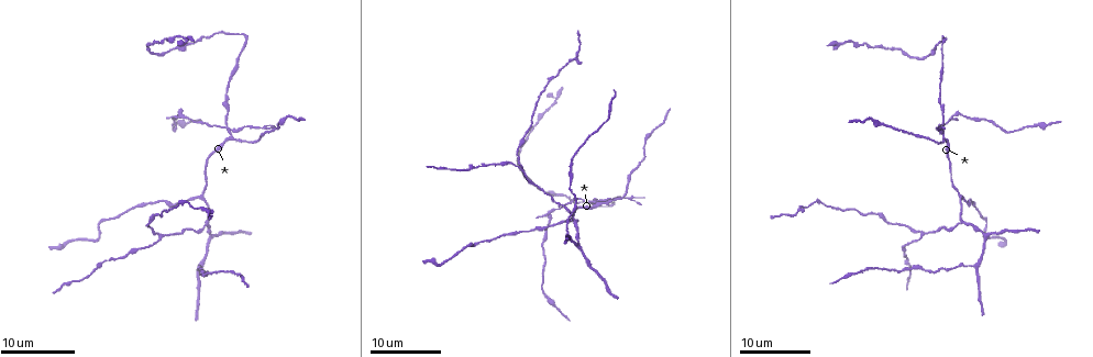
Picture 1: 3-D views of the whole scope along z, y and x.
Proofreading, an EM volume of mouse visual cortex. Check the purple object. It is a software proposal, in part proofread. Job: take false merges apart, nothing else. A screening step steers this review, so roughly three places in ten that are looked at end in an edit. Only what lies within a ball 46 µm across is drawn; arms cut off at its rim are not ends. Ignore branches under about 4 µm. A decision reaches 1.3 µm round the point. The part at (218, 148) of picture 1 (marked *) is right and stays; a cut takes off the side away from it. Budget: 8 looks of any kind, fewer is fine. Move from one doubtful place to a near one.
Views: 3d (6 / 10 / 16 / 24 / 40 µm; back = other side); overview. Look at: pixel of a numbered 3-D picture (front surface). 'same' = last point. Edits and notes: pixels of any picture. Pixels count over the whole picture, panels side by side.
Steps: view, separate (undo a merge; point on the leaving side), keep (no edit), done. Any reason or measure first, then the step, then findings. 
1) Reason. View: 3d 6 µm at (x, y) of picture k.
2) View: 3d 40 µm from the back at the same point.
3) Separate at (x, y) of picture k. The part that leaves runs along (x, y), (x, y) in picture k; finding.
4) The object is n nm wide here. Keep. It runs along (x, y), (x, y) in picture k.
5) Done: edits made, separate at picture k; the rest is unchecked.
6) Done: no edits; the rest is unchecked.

A fork. View: 3d 16 µm at (158, 238) of picture 1.

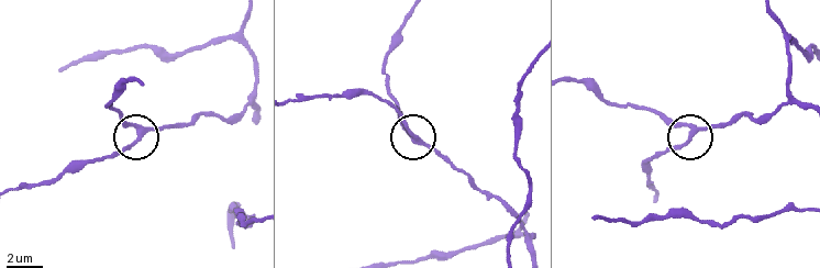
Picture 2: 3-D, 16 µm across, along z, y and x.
View: 3d 6 µm at (418, 138) of picture 2.

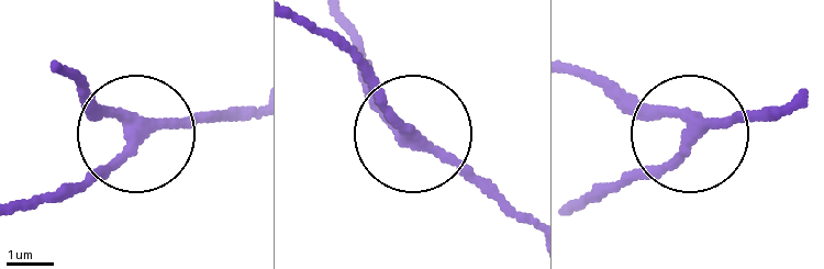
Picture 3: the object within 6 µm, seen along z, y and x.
View: 3d 6 µm from the back at (691, 130) of picture 3.

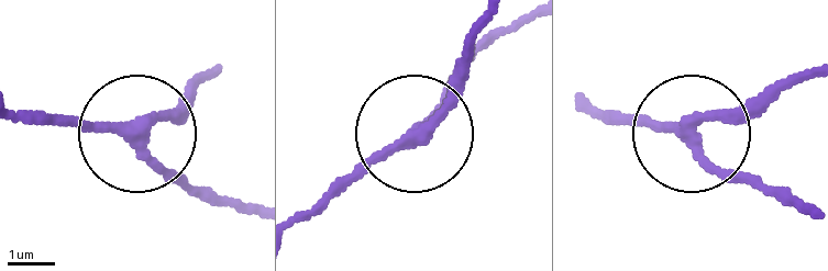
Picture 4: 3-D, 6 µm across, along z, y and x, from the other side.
Keep. It runs along (305, 217), (399, 151), (489, 37) in picture 4; continuous, no second cell.

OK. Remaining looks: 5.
View: 3d 16 µm at (974, 265) of picture 1.

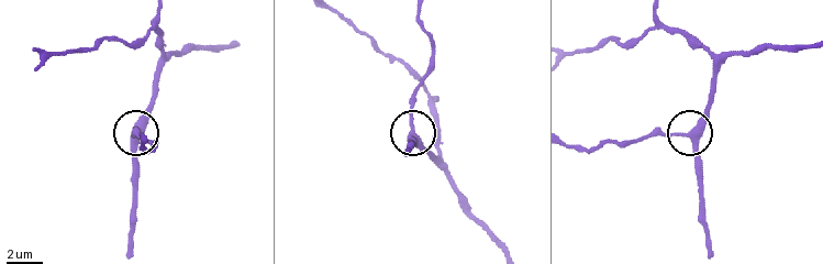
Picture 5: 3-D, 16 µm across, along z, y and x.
View: 3d 10 µm at (689, 134) of picture 5.

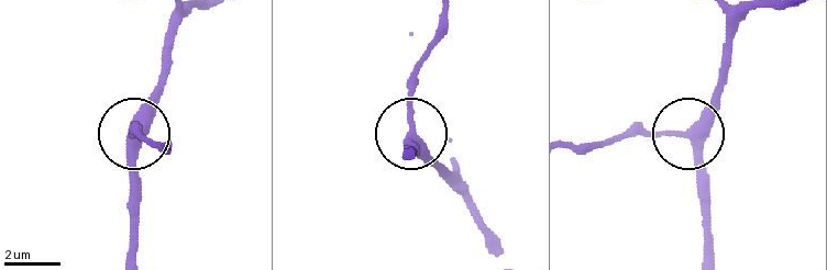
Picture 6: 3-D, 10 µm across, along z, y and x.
The side arm is 7 µm long. Keep. It runs along (725, 18), (725, 75), (715, 102), (688, 138), (703, 227) in picture 6; all the same cell.

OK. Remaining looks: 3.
Arms part here. View: 3d 24 µm at (960, 221) of picture 1.

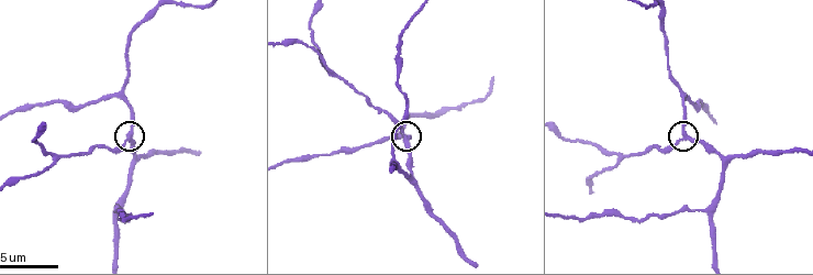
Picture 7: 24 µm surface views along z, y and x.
Zoom in. View: 3d 10 µm at (406, 141) of picture 7.

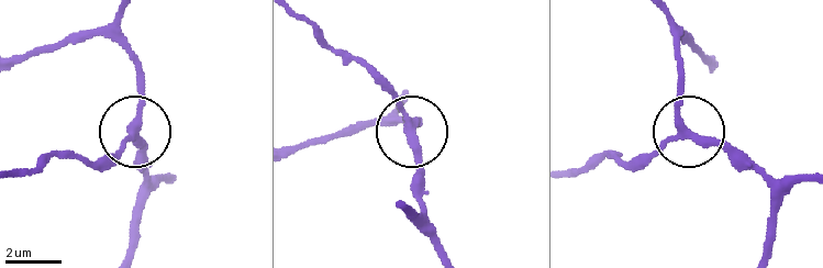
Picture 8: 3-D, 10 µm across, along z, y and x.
Keep. It runs along (663, 14), (677, 49), (679, 113), (698, 133), (753, 160) in picture 8; continuous, no second cell.

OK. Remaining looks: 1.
Done: no edits; the rest is unchecked.

